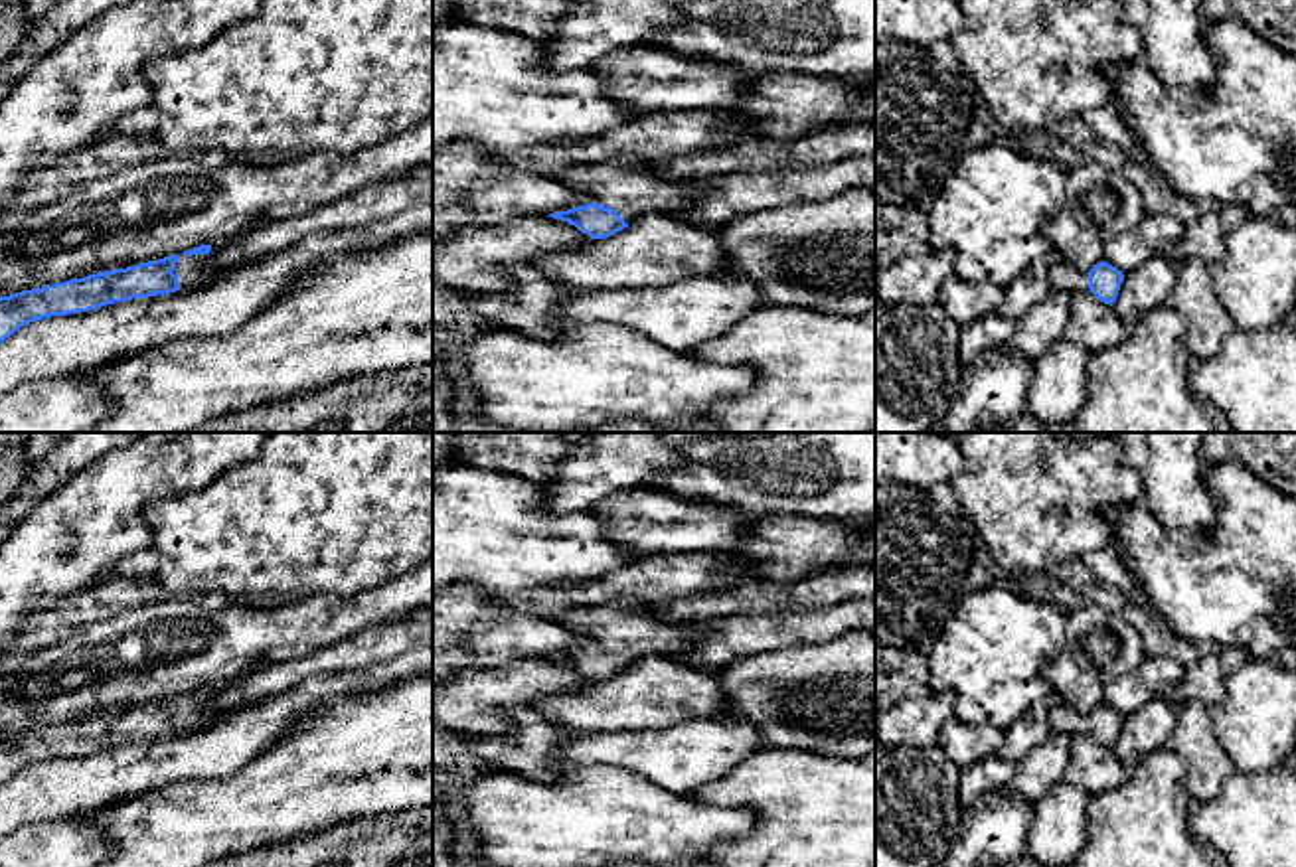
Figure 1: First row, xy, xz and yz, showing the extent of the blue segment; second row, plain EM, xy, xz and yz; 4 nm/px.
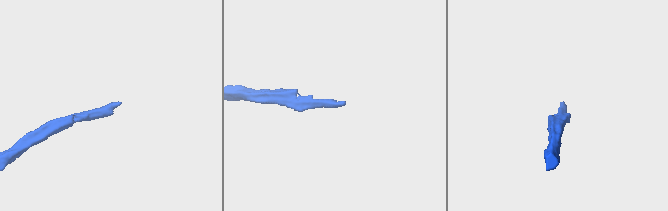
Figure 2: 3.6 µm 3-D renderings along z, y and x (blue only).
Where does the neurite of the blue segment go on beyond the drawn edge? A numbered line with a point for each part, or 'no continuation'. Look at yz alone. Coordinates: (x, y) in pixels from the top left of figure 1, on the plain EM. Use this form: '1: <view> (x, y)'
1: yz (1061, 717)

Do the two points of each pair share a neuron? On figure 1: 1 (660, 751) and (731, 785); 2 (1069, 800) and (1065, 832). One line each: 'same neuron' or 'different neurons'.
1: different neurons
2: same neuron

